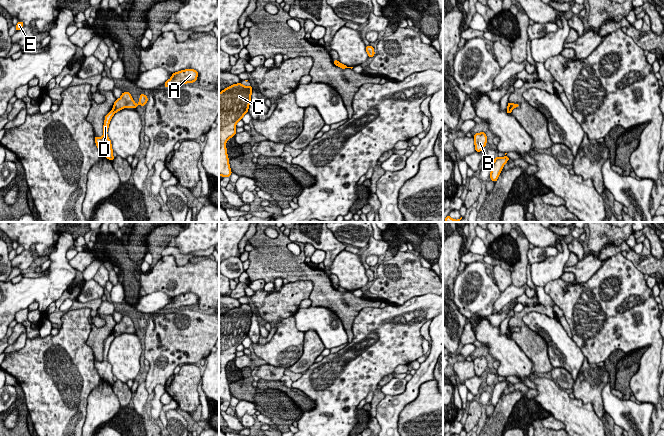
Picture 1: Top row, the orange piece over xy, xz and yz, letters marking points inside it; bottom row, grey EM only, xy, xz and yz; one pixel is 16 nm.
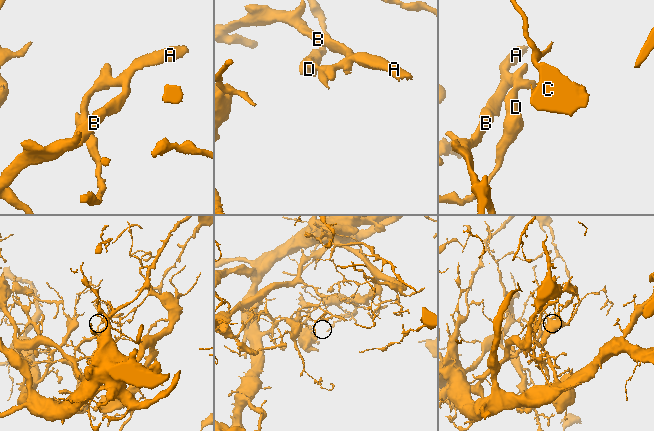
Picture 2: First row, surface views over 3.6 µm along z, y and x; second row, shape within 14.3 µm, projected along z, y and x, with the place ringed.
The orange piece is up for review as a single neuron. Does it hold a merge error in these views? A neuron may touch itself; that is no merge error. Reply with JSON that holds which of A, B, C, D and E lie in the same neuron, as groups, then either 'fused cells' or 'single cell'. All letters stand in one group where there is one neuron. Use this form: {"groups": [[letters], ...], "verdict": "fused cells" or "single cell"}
{"groups": [["A", "B", "C", "E"], ["D"]], "verdict": "fused cells"}

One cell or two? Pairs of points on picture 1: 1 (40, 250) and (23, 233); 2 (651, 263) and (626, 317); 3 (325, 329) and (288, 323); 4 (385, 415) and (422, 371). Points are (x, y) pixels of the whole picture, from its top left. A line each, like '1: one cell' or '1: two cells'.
1: one cell
2: two cells
3: two cells
4: one cell

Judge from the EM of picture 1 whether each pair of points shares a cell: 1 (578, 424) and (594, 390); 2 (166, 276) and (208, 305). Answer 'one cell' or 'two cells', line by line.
1: two cells
2: one cell

